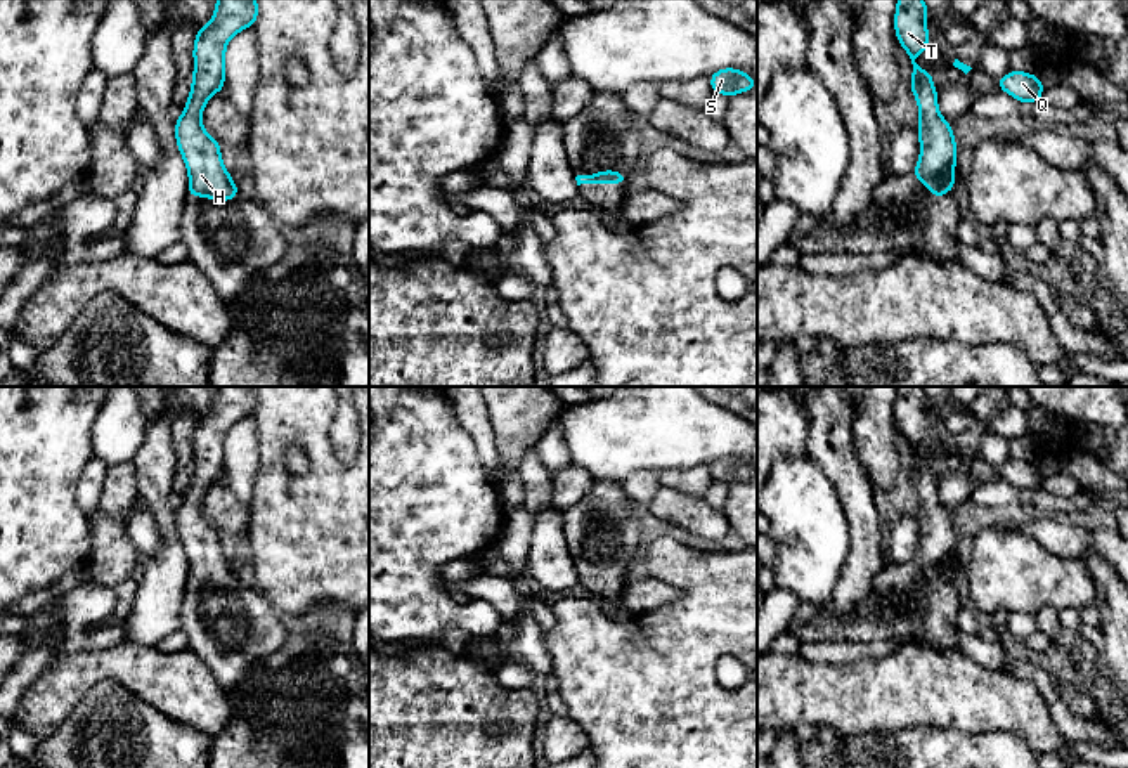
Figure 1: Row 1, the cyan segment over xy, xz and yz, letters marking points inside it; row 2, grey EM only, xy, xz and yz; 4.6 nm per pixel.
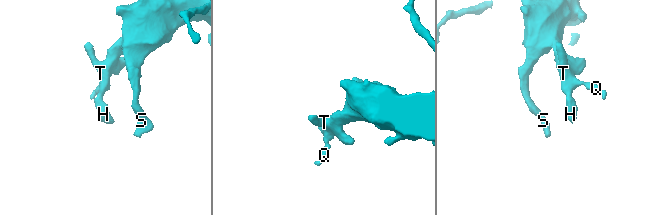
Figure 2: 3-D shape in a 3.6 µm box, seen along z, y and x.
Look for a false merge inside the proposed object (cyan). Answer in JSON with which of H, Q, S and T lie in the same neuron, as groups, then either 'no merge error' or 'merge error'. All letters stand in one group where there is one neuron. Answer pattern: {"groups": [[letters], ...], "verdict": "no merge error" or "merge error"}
{"groups": [["H", "Q", "S", "T"]], "verdict": "no merge error"}

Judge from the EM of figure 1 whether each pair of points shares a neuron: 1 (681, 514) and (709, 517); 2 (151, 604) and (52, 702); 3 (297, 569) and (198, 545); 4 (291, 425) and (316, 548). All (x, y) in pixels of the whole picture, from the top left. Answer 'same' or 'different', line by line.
1: same
2: different
3: different
4: same

